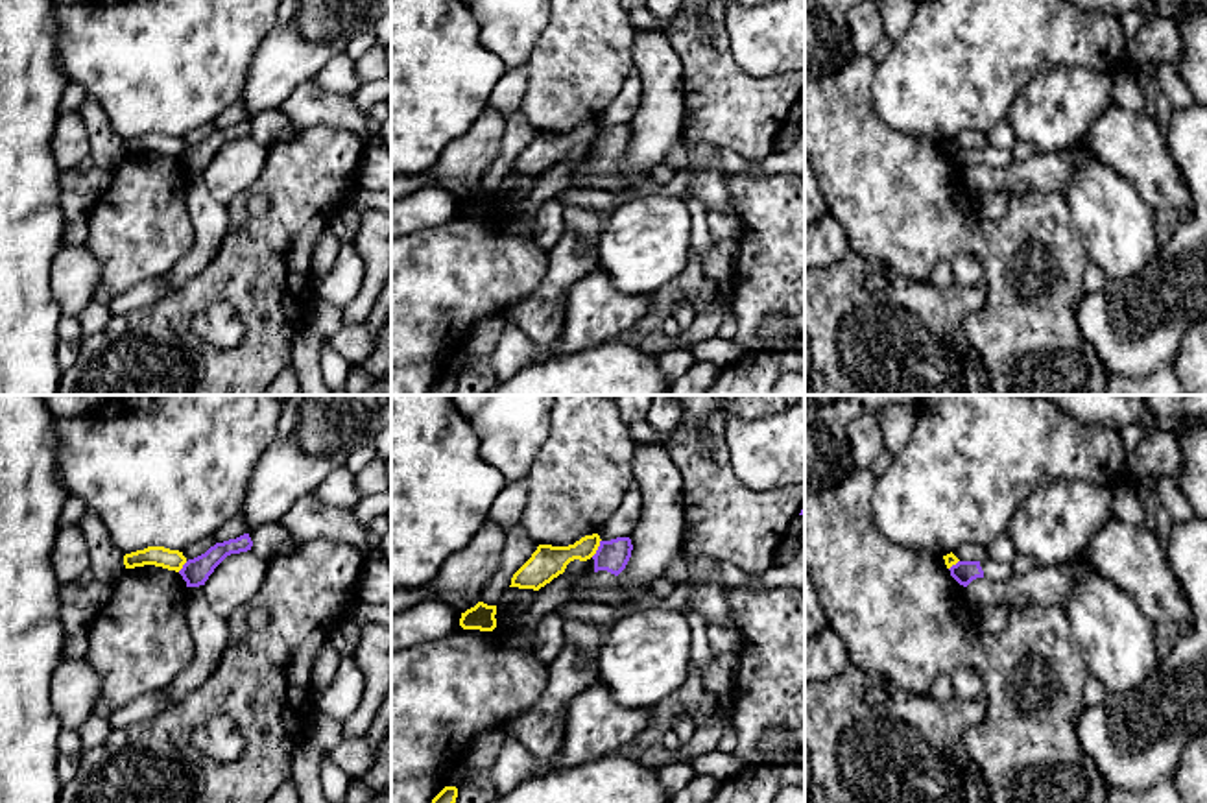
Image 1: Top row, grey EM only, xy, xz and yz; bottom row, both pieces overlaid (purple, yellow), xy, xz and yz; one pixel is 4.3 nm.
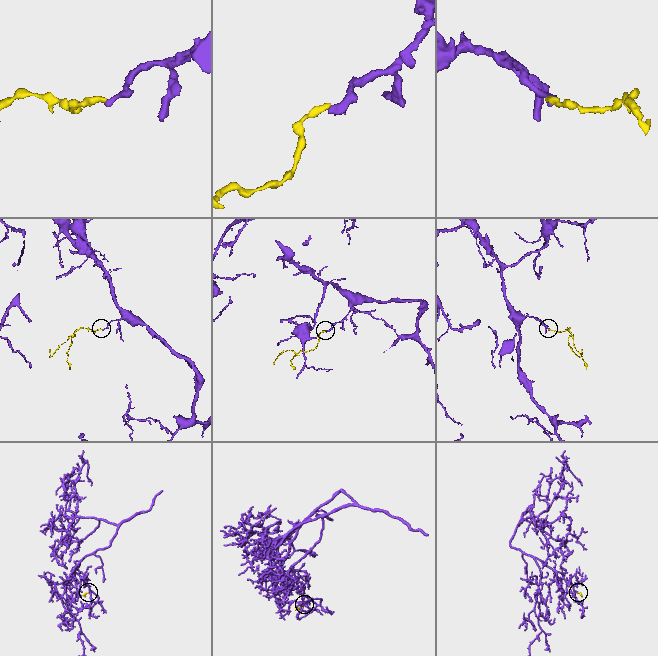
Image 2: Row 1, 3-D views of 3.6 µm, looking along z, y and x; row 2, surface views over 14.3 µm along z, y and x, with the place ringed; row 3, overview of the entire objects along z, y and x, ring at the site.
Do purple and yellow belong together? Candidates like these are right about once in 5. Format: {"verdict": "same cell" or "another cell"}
{"verdict": "another cell"}

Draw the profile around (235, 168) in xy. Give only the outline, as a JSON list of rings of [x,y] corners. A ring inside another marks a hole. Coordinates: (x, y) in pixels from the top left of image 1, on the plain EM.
[[[253,137],[227,142],[205,168],[205,185],[216,201],[229,205],[253,188],[268,161],[268,150]]]

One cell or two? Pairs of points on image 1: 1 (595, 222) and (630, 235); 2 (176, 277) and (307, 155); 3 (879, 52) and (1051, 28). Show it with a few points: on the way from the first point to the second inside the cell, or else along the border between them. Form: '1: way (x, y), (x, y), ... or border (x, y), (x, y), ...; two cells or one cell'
1: border (608, 216), (604, 233), (597, 242); two cells
2: border (227, 205), (226, 239), (205, 268); two cells
3: border (894, 41), (888, 54), (877, 63); two cells

